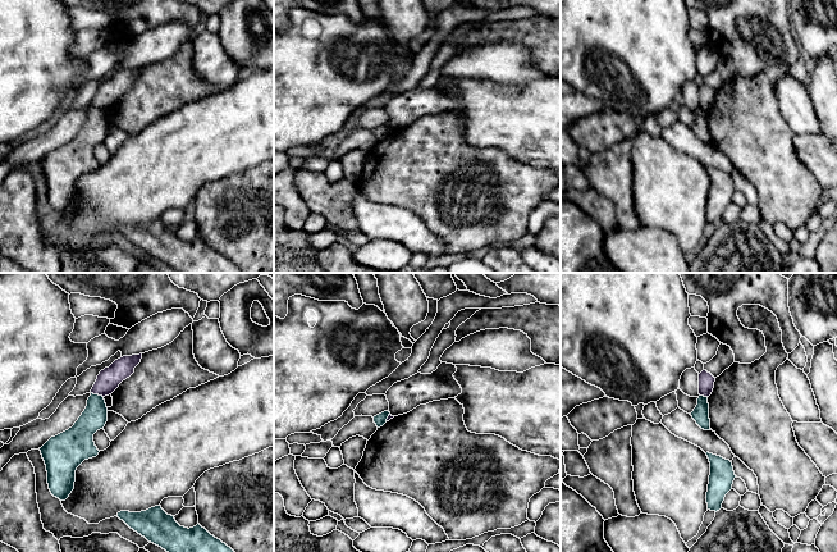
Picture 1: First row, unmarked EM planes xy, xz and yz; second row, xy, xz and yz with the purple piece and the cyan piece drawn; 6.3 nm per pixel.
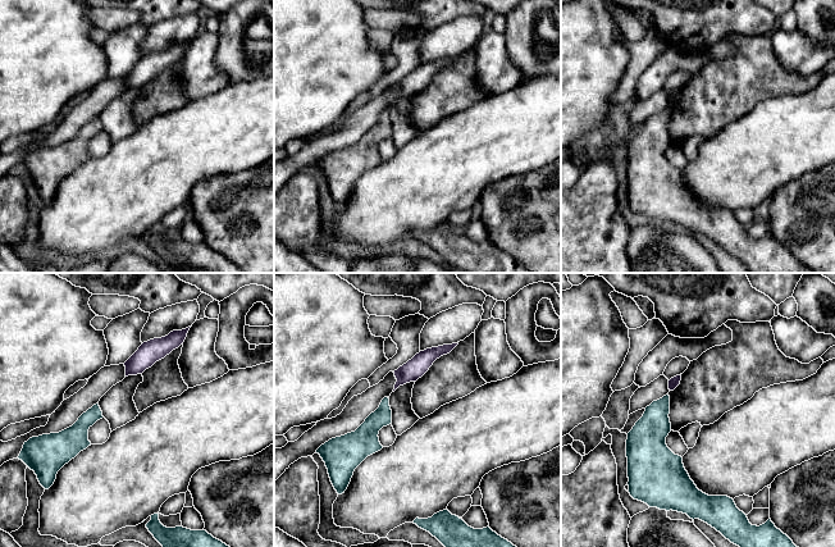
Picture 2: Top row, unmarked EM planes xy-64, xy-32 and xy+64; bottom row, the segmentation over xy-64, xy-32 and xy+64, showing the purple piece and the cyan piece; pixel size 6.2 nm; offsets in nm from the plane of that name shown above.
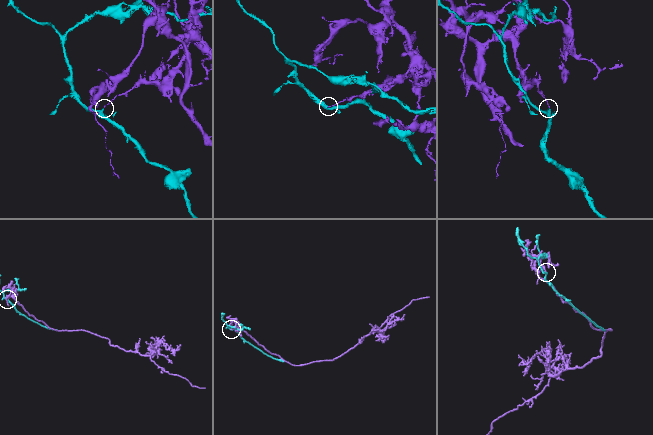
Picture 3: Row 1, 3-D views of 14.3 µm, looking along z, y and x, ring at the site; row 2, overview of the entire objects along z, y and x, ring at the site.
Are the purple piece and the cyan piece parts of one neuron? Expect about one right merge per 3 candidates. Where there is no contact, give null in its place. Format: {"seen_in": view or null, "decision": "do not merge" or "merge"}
{"seen_in": "xy", "decision": "do not merge"}

